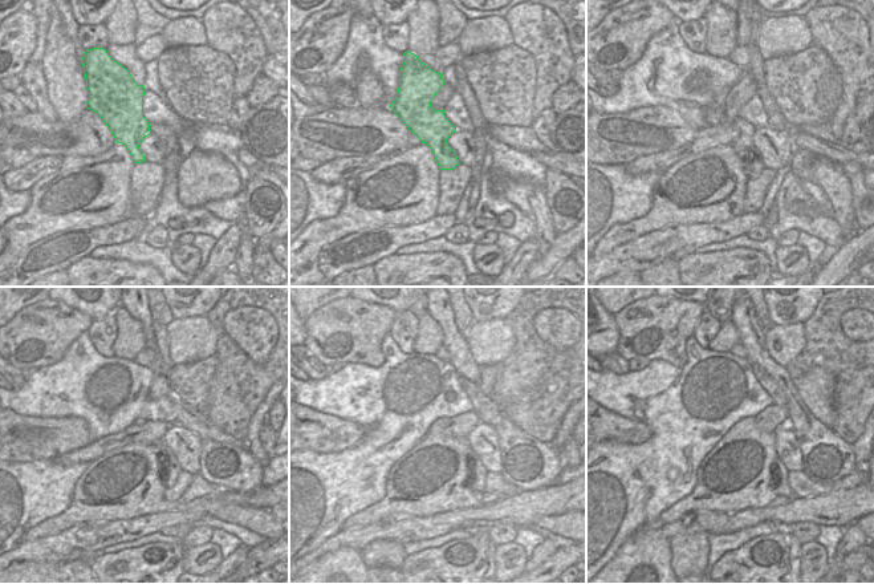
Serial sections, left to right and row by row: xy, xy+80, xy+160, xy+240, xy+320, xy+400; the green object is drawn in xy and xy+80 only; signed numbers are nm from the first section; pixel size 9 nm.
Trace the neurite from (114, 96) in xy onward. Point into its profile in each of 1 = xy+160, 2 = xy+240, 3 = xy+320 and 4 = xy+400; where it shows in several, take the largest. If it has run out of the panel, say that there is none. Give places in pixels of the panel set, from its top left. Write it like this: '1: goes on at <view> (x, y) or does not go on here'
1: goes on at xy+160 (743, 145)
2: goes on at xy+240 (169, 467)
3: goes on at xy+320 (478, 471)
4: goes on at xy+400 (781, 487)

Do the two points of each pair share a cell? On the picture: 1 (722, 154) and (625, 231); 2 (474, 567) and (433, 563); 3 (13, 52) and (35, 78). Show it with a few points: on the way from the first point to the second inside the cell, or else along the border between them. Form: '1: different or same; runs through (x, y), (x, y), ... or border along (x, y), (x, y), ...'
1: same; runs through (698, 178), (658, 218), (649, 223)
2: same; runs through (463, 567), (443, 567)
3: different; border along (28, 60), (19, 74)

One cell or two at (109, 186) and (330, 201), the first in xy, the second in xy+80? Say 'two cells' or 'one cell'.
two cells

